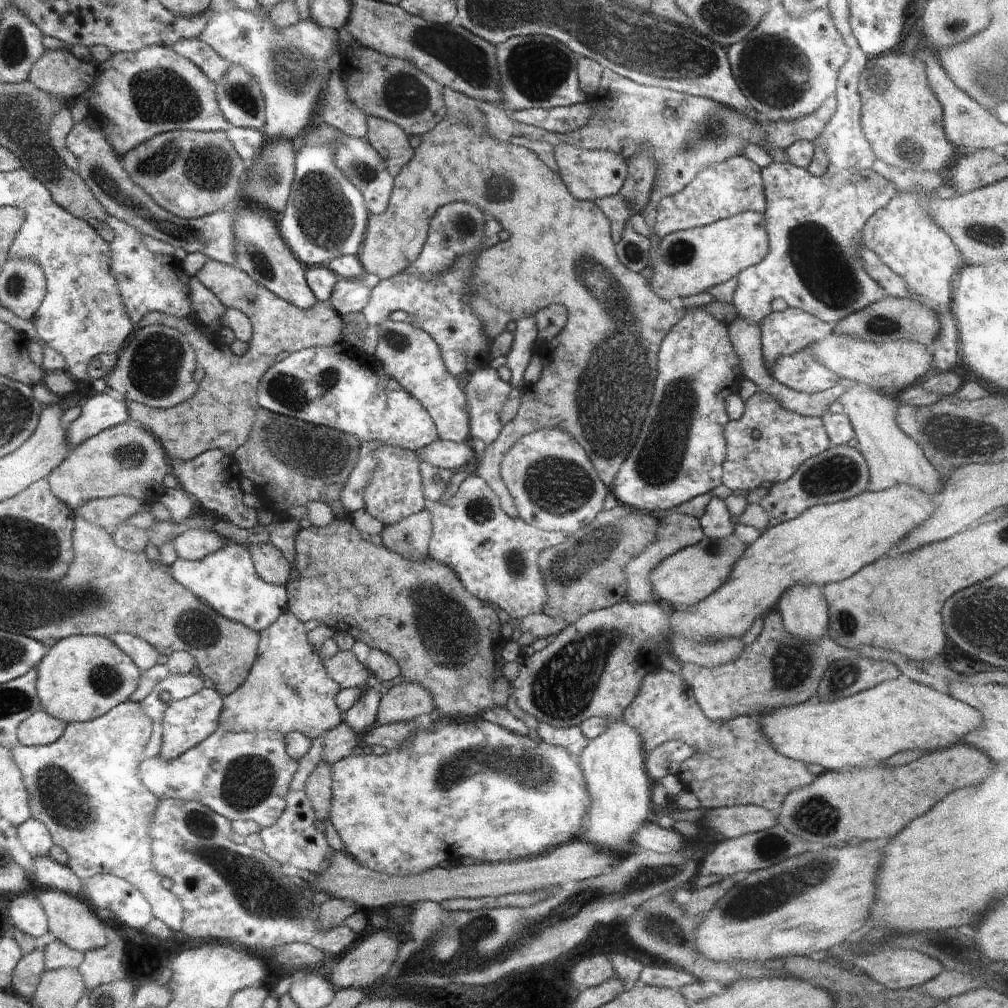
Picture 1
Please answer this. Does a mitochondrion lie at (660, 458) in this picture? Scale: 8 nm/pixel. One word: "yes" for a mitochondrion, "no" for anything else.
yes

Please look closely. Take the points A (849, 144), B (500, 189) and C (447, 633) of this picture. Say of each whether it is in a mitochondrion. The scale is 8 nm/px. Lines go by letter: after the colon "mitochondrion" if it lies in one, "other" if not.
A: other
B: mitochondrion
C: mitochondrion

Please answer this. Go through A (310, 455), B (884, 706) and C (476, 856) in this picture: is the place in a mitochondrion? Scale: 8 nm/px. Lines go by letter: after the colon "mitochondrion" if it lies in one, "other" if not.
A: mitochondrion
B: other
C: other

